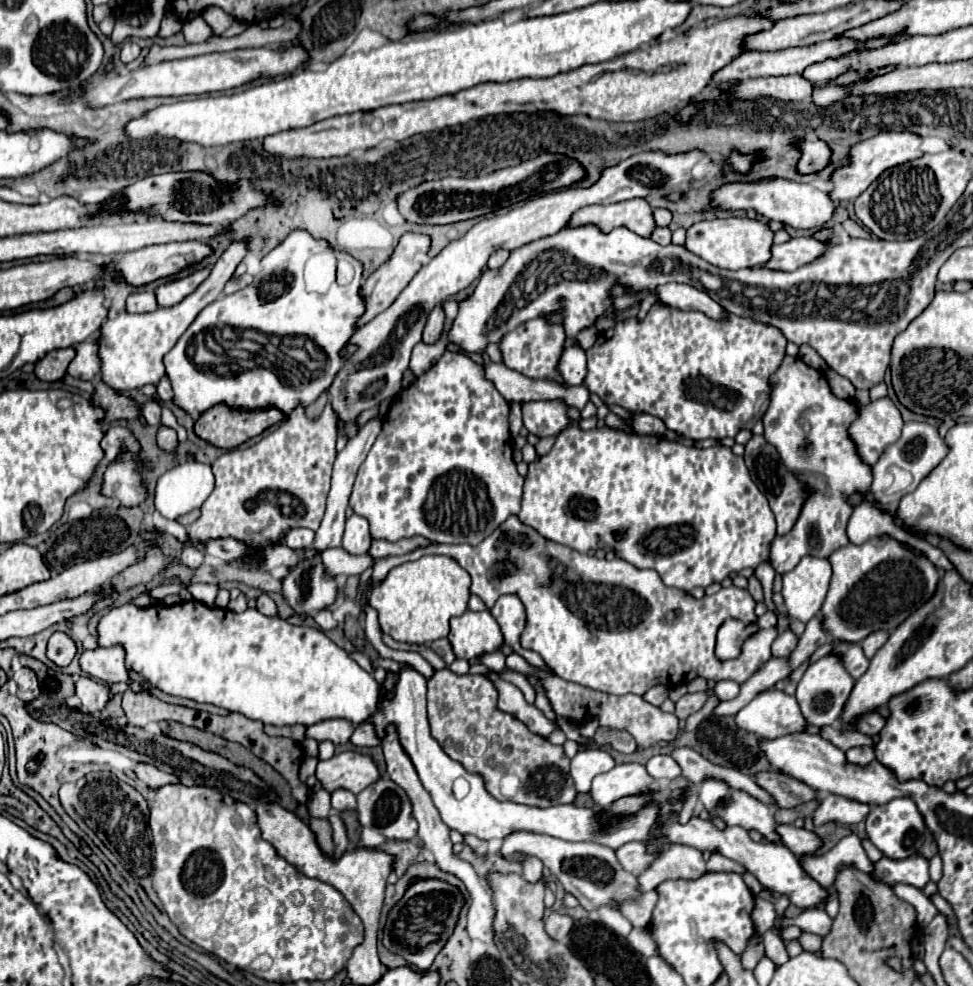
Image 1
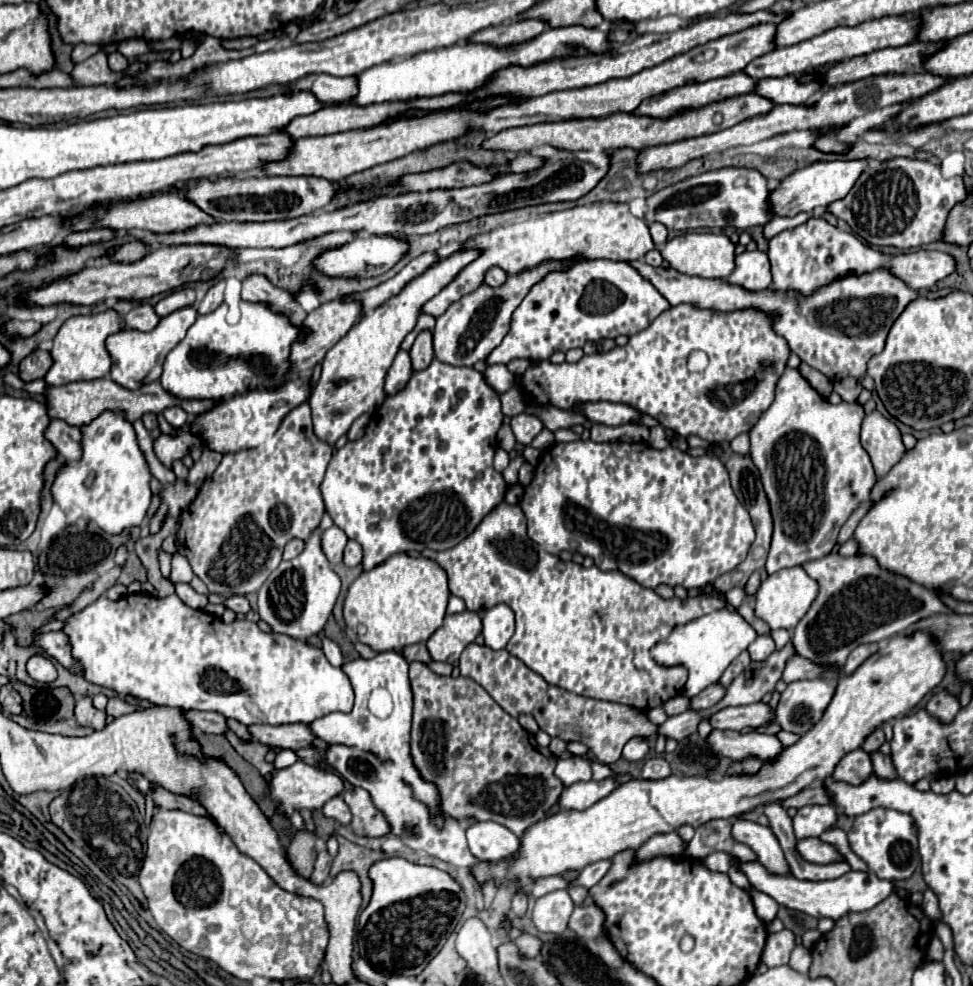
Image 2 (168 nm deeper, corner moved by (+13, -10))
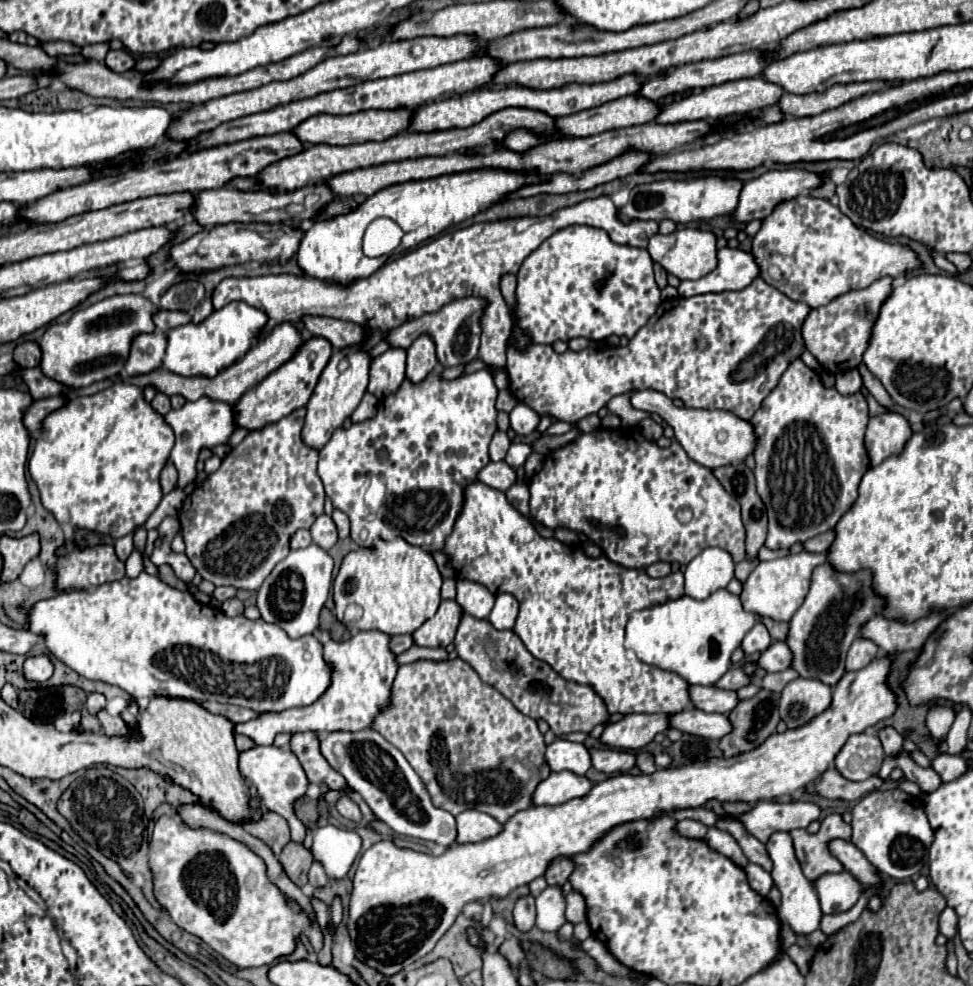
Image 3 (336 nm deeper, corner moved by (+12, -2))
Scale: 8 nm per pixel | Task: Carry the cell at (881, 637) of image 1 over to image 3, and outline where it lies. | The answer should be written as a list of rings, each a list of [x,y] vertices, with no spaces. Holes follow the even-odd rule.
[[[857,638],[847,654],[847,670],[861,670],[879,654],[877,644],[871,644],[867,638]]]

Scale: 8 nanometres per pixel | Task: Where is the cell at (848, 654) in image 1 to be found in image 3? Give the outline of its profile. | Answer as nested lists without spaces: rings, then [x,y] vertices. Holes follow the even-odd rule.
[[[775,642],[773,646],[769,646],[761,658],[759,658],[759,666],[765,672],[783,672],[791,666],[791,650],[787,648],[787,642]]]

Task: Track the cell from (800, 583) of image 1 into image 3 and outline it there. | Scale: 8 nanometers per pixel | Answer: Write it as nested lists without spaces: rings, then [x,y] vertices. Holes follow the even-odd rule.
[[[801,552],[801,554],[791,554],[785,558],[775,558],[769,562],[759,562],[757,568],[743,582],[743,592],[741,592],[743,608],[759,616],[789,622],[791,616],[799,610],[799,604],[803,604],[803,596],[807,596],[813,568],[823,564],[825,560],[827,560],[827,552],[821,552],[821,554]]]

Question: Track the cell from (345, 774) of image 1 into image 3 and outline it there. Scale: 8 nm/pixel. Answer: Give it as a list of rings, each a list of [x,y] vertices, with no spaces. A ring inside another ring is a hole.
[[[257,746],[253,750],[241,752],[239,754],[239,770],[243,778],[247,778],[251,784],[255,784],[259,798],[267,806],[267,810],[281,814],[291,828],[291,840],[293,842],[303,842],[305,838],[305,826],[303,822],[295,816],[293,804],[305,796],[305,790],[309,786],[309,780],[303,772],[303,766],[299,764],[299,758],[289,750],[281,750],[277,746]]]

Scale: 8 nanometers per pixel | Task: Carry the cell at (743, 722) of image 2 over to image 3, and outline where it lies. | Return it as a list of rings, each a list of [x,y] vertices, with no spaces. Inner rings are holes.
[[[689,686],[691,702],[695,708],[703,712],[719,712],[719,714],[729,714],[735,704],[739,704],[737,692],[733,690],[719,690],[715,686]]]

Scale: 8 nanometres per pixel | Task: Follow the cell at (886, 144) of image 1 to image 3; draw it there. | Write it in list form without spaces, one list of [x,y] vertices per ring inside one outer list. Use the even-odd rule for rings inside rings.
[[[803,168],[765,172],[763,176],[759,176],[755,180],[749,180],[743,186],[741,196],[739,196],[739,206],[733,212],[733,220],[737,220],[737,222],[751,222],[755,218],[763,220],[775,210],[775,204],[781,204],[783,200],[793,200],[795,196],[807,194],[807,190],[815,190],[819,186],[823,186],[823,174],[809,172],[809,170],[803,170]]]

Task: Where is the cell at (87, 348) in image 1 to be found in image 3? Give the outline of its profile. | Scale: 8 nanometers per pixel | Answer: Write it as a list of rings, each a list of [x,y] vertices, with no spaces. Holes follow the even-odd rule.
[[[141,294],[111,296],[89,308],[73,312],[71,320],[65,324],[51,324],[41,340],[43,374],[71,388],[83,388],[97,380],[117,376],[129,356],[129,344],[133,336],[155,330],[151,316],[157,310],[159,308]]]

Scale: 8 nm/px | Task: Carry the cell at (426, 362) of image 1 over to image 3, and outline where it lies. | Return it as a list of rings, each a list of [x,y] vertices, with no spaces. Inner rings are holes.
[[[389,348],[385,354],[373,358],[367,392],[377,398],[385,398],[397,392],[397,388],[405,380],[405,364],[407,352],[403,348]]]

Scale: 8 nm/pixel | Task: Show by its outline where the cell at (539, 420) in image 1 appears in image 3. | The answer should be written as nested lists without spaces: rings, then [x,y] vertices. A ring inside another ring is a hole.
[[[517,404],[509,412],[509,418],[511,418],[511,428],[519,436],[533,434],[537,430],[537,424],[539,424],[539,414],[531,406],[527,406],[527,404]]]

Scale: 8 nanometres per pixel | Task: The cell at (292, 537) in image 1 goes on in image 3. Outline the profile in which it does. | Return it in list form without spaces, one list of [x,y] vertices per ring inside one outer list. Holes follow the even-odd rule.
[[[297,530],[291,538],[291,548],[305,548],[311,544],[311,534],[309,530]]]

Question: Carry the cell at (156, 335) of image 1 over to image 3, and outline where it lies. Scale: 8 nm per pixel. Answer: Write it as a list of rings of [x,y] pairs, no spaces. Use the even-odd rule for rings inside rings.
[[[159,332],[137,334],[131,340],[131,352],[125,362],[125,372],[129,376],[137,376],[161,368],[165,350],[167,350],[167,334]]]

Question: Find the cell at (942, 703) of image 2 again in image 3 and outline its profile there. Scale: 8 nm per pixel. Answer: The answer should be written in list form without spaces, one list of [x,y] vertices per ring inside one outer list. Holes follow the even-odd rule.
[[[929,706],[927,728],[935,740],[945,738],[955,720],[955,710],[951,706]]]

